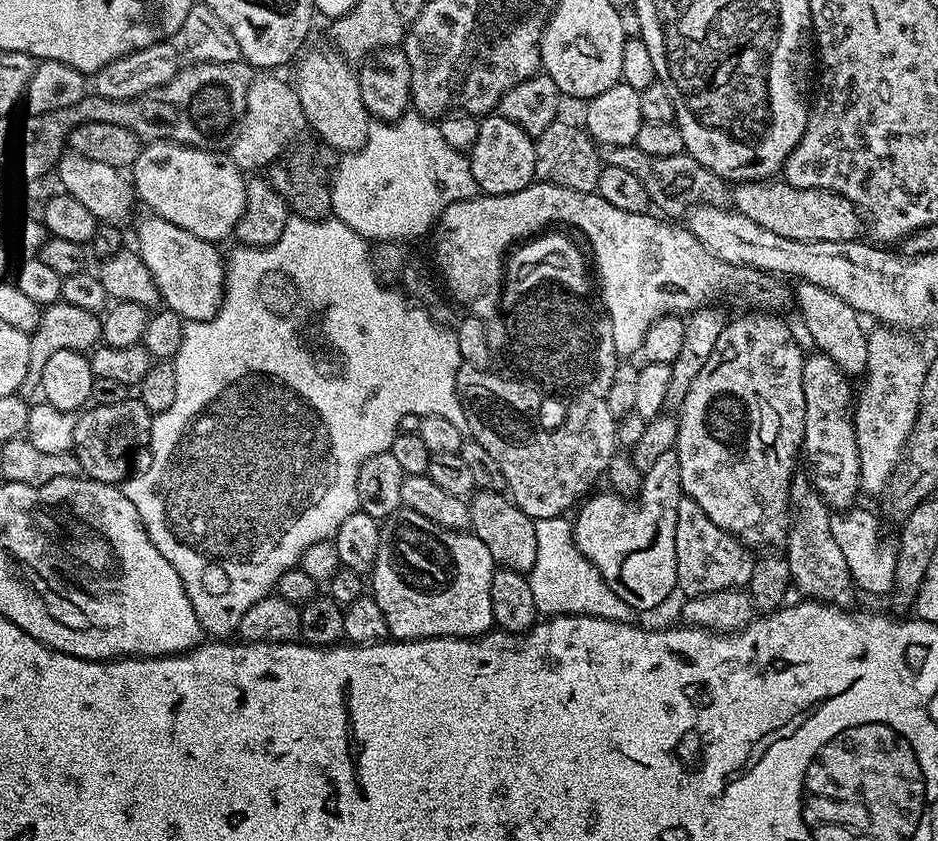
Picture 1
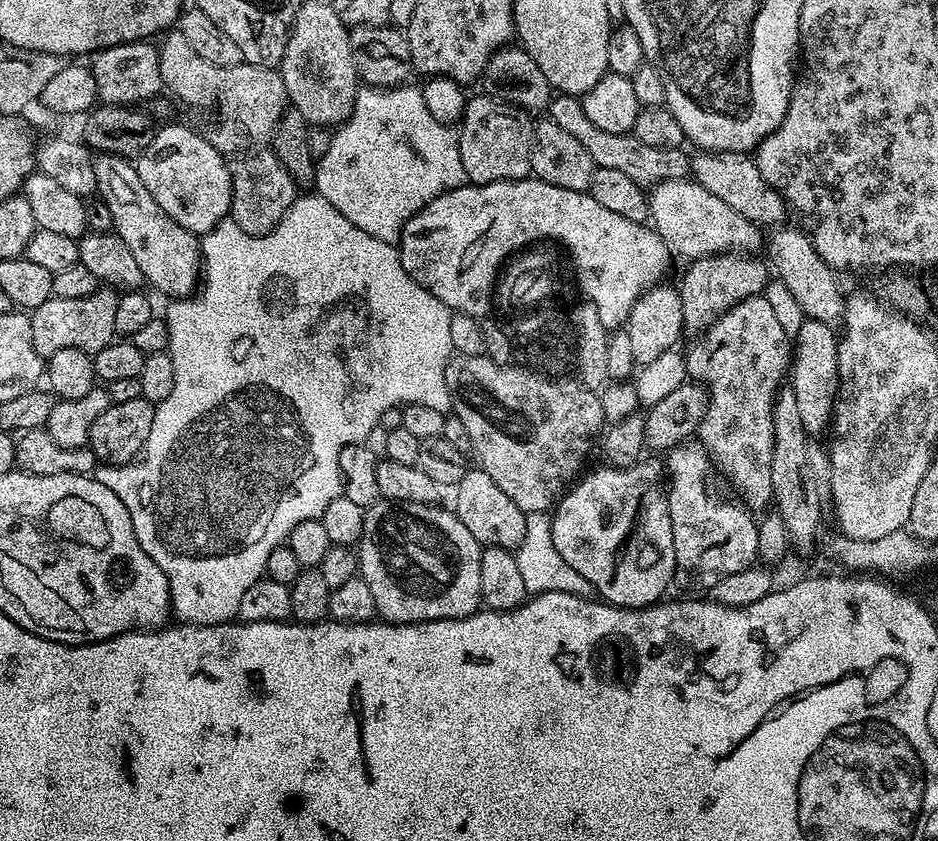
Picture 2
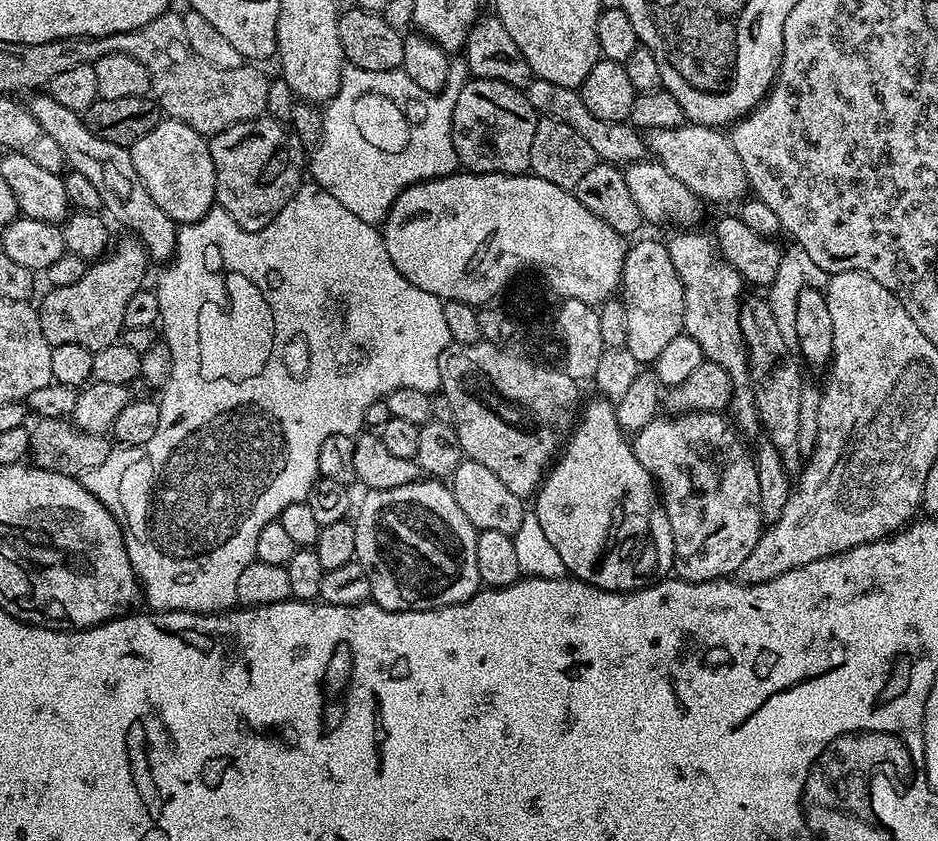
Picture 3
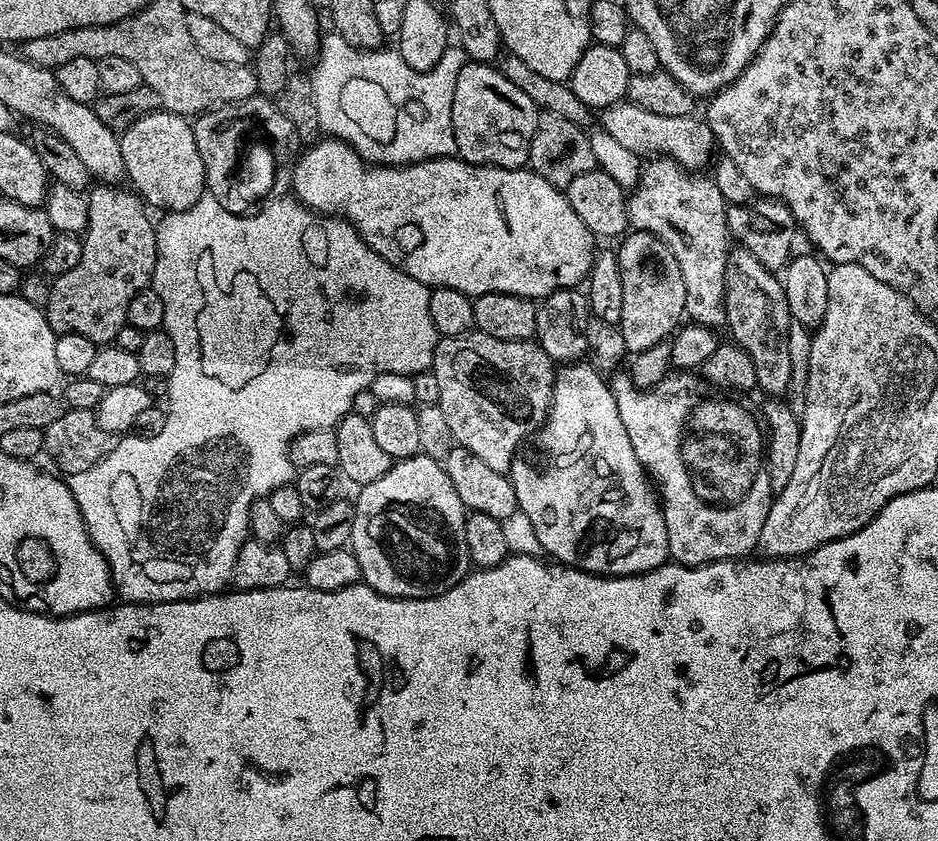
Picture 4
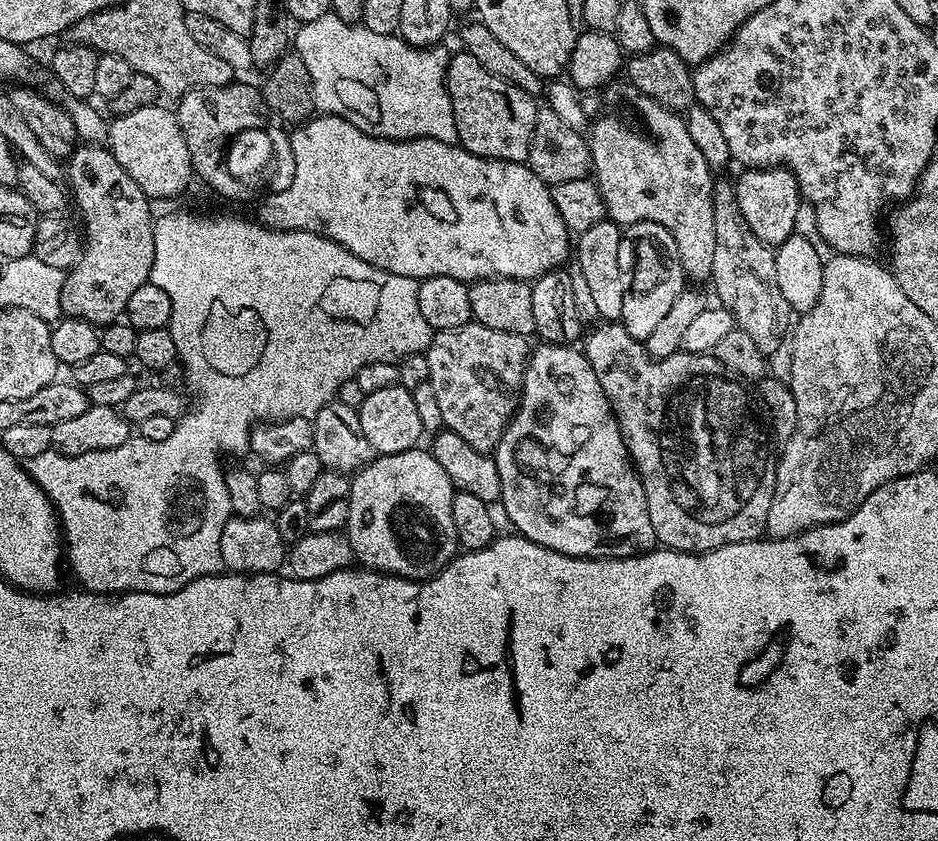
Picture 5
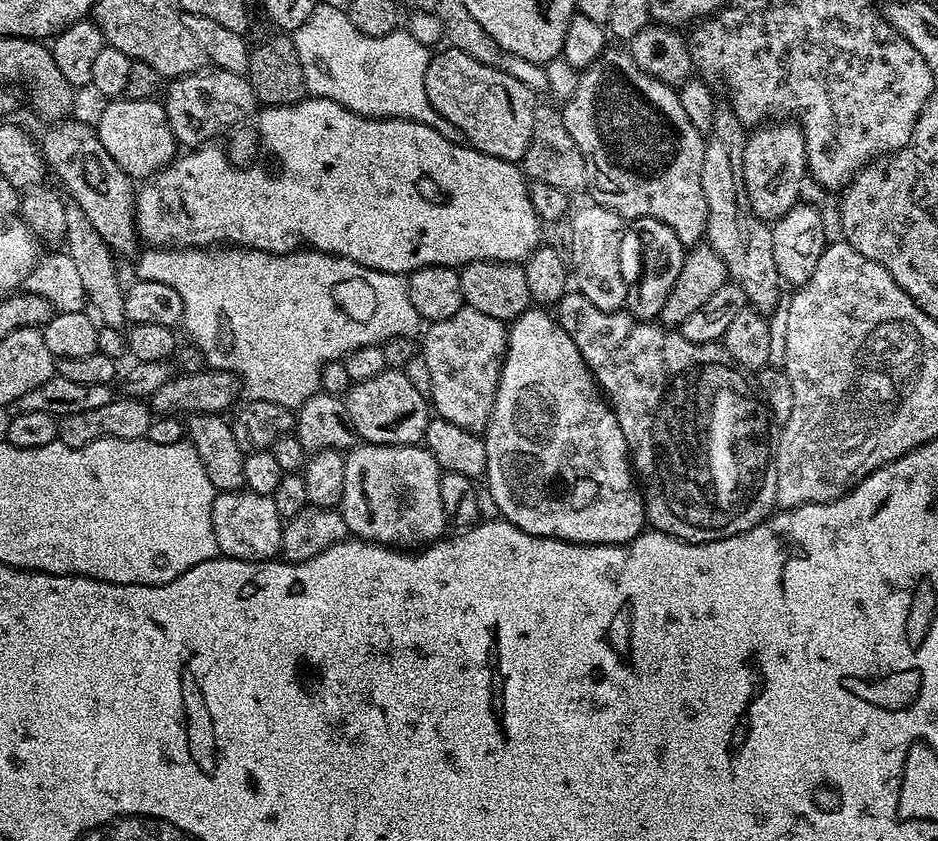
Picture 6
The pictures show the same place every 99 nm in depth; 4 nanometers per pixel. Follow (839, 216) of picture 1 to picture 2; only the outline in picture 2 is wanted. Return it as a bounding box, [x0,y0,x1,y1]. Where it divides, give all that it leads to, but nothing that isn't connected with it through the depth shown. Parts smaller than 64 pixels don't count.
[690,152,788,226]

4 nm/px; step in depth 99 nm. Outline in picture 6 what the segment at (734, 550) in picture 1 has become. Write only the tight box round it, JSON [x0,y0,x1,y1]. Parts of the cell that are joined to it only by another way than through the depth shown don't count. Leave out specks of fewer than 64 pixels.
[554,290,776,544]

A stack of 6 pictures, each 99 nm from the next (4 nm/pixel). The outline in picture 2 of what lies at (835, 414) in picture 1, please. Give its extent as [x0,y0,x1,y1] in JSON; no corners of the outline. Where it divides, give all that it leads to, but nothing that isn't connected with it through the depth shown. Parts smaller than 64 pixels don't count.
[790,318,840,434]

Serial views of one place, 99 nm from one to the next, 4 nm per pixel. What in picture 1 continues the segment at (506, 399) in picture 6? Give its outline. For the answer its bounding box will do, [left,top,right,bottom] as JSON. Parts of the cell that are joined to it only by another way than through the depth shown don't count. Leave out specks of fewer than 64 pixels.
[572,451,682,613]

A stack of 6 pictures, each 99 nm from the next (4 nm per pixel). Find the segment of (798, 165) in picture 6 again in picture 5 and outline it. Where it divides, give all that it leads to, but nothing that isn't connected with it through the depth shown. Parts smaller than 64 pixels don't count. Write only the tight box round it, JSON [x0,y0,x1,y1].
[734,167,802,246]

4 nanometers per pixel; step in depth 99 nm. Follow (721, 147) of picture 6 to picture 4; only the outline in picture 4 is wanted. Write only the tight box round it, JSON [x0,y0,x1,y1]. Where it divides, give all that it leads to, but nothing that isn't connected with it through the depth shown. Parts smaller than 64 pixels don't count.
[724,246,794,398]

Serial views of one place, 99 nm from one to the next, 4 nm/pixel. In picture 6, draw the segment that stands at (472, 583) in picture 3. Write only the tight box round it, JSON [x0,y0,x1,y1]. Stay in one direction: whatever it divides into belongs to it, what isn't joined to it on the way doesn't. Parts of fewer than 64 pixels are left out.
[339,443,448,550]

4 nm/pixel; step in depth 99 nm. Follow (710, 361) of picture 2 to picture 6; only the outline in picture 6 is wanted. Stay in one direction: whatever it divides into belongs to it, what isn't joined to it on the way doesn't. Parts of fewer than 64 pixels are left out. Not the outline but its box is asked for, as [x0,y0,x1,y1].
[562,47,708,246]

